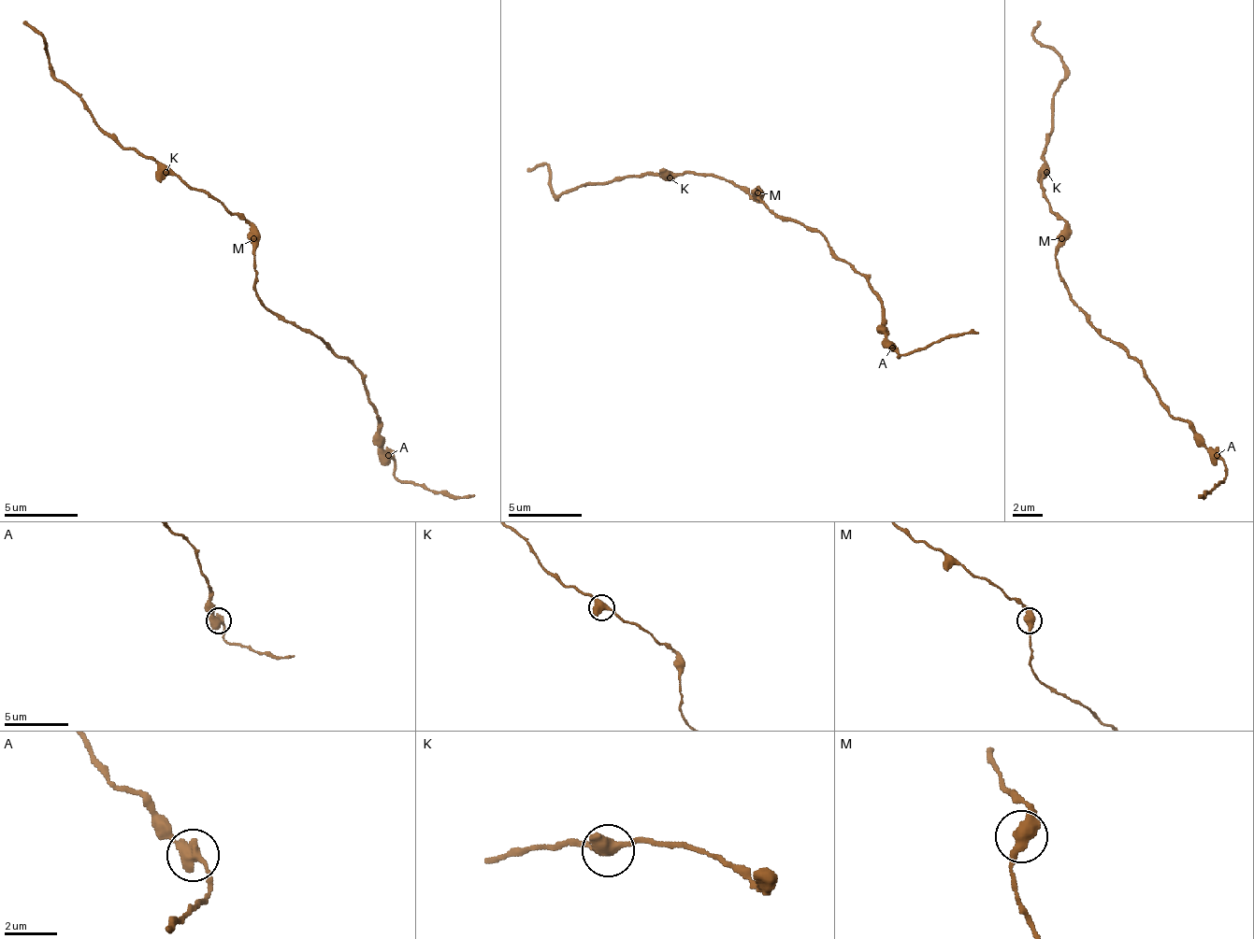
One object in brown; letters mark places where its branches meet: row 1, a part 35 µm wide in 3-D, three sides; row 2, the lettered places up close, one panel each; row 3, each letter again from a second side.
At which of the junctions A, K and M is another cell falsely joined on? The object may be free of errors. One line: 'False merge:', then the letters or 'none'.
False merge: none

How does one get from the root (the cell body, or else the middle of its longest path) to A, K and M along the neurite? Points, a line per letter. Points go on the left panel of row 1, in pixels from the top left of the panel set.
A: (253, 278), (257, 297), (272, 311), (312, 330), (360, 374), (367, 404), (378, 414), (378, 440), (389, 454)
K: (253, 278), (257, 275), (253, 271), (253, 231), (213, 198), (202, 191), (191, 191), (177, 176), (165, 172)
M: (253, 278), (257, 275), (253, 271), (253, 238)

